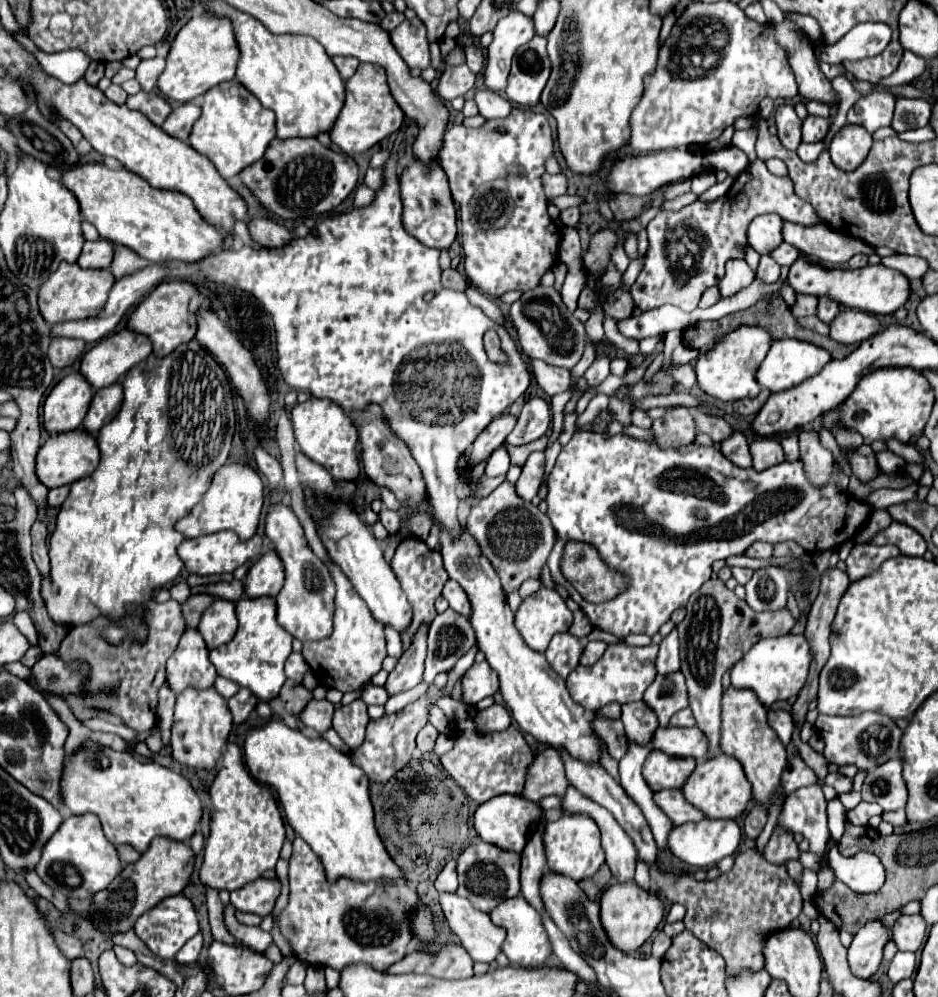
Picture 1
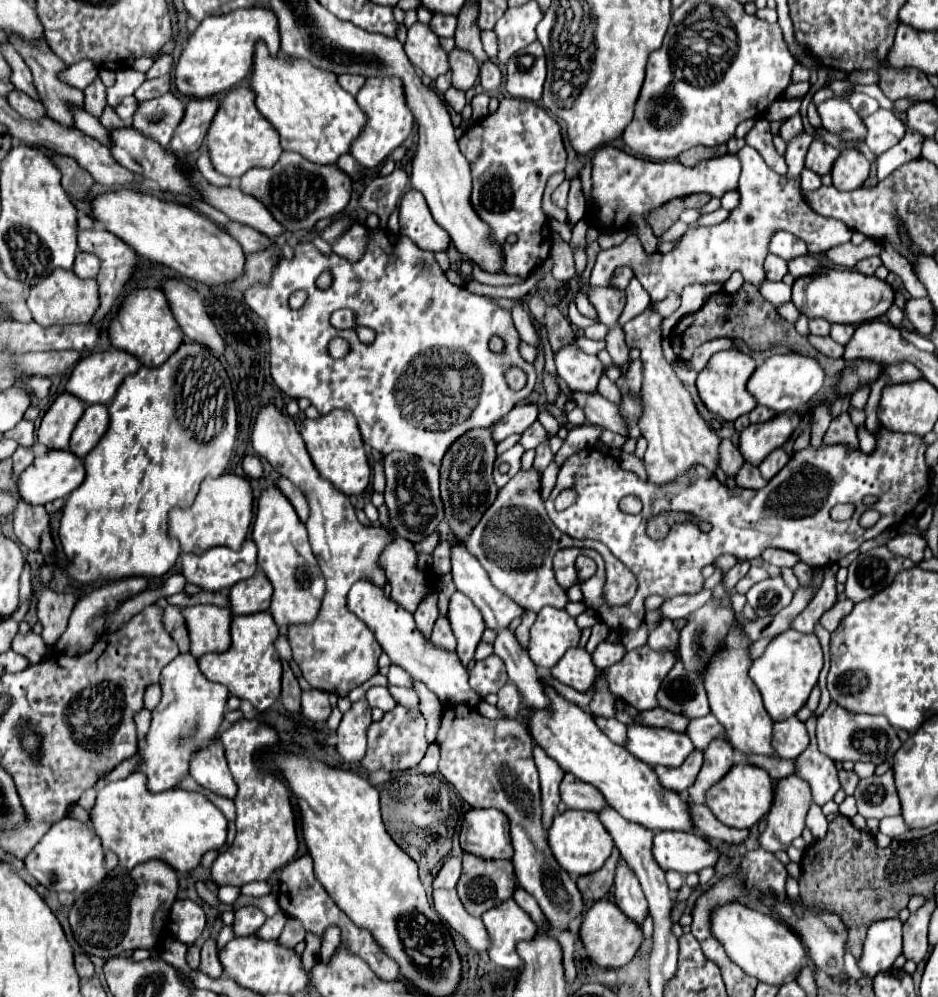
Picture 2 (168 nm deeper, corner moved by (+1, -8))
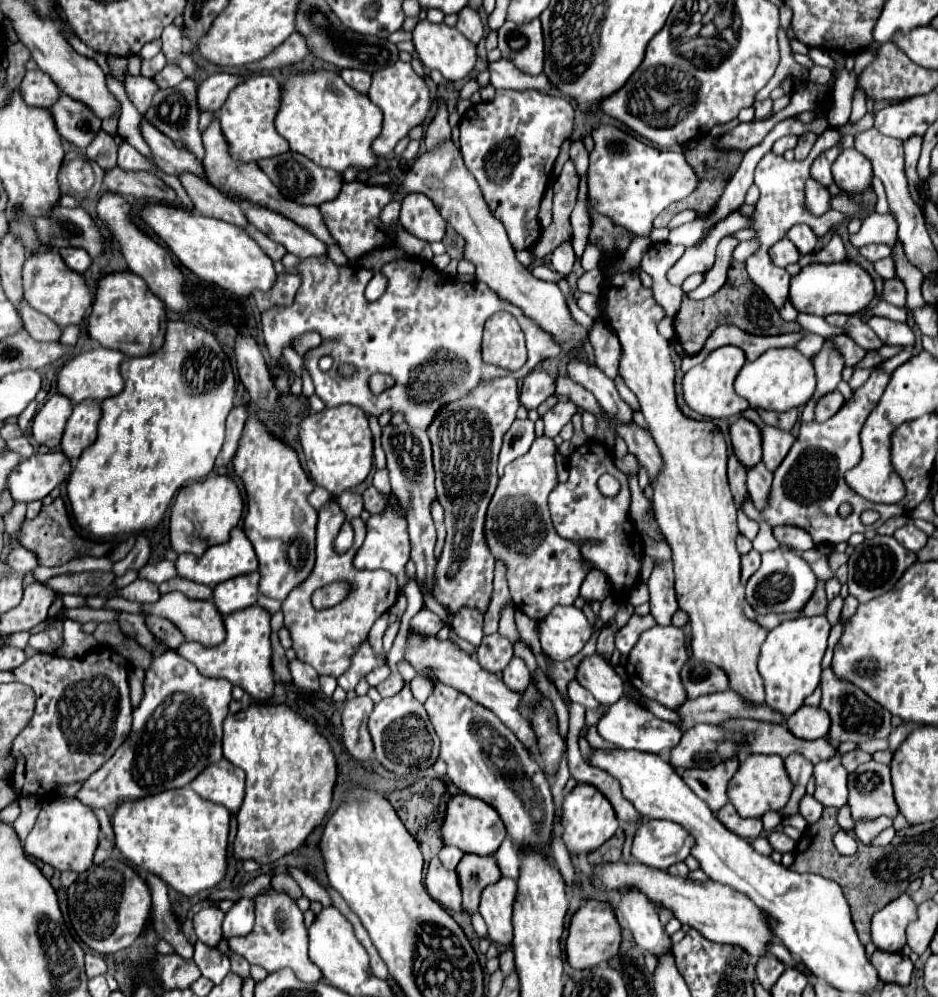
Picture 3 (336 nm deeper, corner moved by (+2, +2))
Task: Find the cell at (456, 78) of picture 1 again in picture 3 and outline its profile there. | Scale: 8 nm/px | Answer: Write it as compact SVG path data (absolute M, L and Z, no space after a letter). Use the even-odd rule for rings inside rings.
M463 8L463 12L459 14L459 22L457 22L457 30L461 34L465 34L473 44L477 44L483 36L485 36L485 26L481 20L481 14L473 8Z

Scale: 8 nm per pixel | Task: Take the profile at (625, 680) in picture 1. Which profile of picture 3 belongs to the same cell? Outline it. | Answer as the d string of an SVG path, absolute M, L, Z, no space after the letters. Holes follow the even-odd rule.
M655 626L643 632L635 648L629 652L629 660L625 668L629 674L629 682L635 684L635 688L641 690L645 698L657 700L667 708L679 708L679 704L687 700L687 692L683 688L683 682L679 680L679 670L683 668L687 658L689 654L685 650L683 630L675 626Z

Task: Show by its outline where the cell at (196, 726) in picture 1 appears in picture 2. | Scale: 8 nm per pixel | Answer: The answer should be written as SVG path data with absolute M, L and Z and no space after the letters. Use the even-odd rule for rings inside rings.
M218 736L208 746L200 748L200 750L196 750L196 754L192 754L190 776L202 788L206 788L218 796L224 796L224 798L236 796L236 784L226 766L224 748L222 748L222 742Z

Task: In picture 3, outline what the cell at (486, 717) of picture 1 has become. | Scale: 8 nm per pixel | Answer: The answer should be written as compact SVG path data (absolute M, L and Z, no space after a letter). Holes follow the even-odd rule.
M513 656L511 664L507 664L507 668L503 670L503 682L511 688L511 690L525 690L527 684L531 680L531 672L525 666L525 662L517 656Z

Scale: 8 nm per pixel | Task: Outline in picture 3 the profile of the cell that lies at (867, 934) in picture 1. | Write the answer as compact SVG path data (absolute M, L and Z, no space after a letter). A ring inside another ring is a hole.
M903 892L903 896L889 902L883 910L875 912L871 922L871 938L879 950L901 952L905 946L905 928L917 918L917 904Z

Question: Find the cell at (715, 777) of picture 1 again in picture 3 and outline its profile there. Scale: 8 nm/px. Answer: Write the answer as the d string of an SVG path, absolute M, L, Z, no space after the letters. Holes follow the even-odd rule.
M751 754L741 762L737 774L733 776L733 780L729 784L729 798L741 816L761 818L769 810L785 808L785 804L791 796L791 788L793 788L793 784L791 784L791 778L787 776L787 770L783 768L781 756Z

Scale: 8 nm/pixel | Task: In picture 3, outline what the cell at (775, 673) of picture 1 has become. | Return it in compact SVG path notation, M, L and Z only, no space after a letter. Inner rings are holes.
M801 616L779 624L767 634L759 654L759 674L763 678L765 704L769 708L789 716L803 706L803 700L809 694L813 694L821 680L821 660L827 650L829 630L831 624L825 616Z

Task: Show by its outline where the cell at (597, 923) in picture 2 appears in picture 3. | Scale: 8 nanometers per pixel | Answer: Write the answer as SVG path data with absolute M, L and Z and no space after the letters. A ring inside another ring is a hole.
M587 900L571 918L569 924L569 936L565 942L565 954L567 962L575 970L587 970L601 962L611 960L621 944L621 928L615 918L615 912L605 904L597 900Z

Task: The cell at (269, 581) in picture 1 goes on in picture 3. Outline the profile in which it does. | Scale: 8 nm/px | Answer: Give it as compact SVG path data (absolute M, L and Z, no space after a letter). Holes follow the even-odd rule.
M251 572L247 576L225 580L213 588L213 602L217 610L227 616L235 610L243 610L257 602L259 592L259 572Z

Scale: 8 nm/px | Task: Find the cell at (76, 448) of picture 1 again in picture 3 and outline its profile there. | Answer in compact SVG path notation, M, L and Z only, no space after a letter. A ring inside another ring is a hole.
M61 452L35 454L13 468L7 478L7 488L15 502L43 500L71 474L71 462Z

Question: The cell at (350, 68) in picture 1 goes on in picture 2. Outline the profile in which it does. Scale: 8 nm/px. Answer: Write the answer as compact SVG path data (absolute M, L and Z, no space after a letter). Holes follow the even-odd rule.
M340 74L338 76L338 82L340 82L340 86L346 90L346 92L350 92L352 96L356 96L356 92L362 88L362 84L364 84L364 76L354 76L354 74Z

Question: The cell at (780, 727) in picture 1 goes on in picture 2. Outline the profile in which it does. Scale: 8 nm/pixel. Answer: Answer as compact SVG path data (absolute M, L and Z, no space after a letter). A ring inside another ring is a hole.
M796 716L774 722L772 746L780 758L796 758L808 744L810 736L806 732L806 726Z

